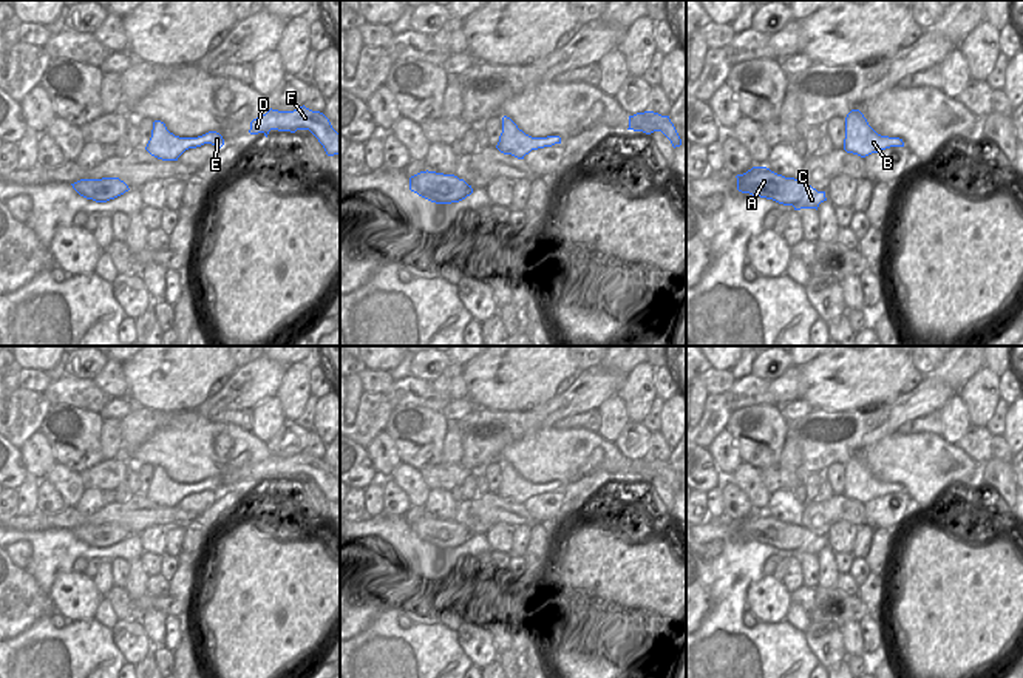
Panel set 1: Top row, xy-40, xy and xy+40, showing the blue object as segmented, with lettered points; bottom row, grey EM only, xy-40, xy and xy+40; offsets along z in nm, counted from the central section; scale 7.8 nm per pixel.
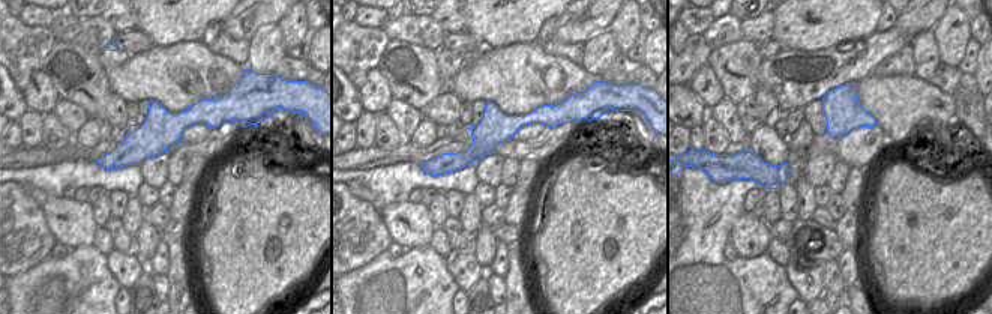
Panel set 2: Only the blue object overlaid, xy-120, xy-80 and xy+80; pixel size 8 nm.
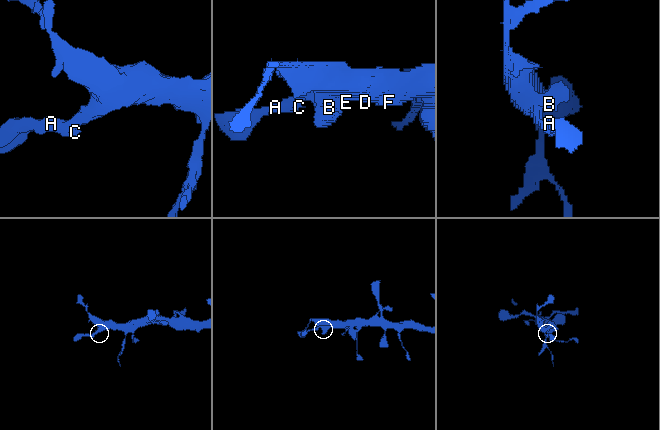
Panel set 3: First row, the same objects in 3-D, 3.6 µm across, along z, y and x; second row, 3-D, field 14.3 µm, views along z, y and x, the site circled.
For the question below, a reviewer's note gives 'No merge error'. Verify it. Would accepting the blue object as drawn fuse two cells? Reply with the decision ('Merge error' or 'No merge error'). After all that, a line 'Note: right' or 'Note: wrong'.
No merge error.
Note: right

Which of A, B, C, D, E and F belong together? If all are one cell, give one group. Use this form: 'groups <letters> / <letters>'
groups A B C D E F

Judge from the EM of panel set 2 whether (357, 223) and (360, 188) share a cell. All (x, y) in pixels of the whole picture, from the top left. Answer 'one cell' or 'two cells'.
two cells

